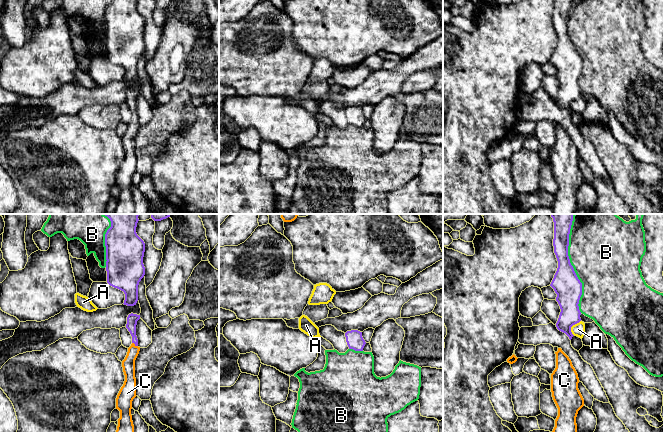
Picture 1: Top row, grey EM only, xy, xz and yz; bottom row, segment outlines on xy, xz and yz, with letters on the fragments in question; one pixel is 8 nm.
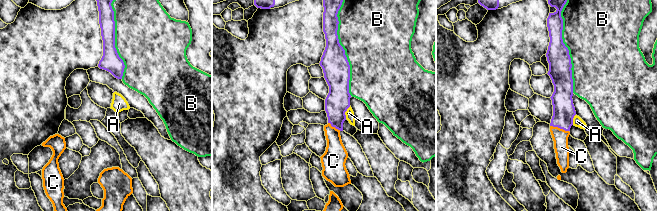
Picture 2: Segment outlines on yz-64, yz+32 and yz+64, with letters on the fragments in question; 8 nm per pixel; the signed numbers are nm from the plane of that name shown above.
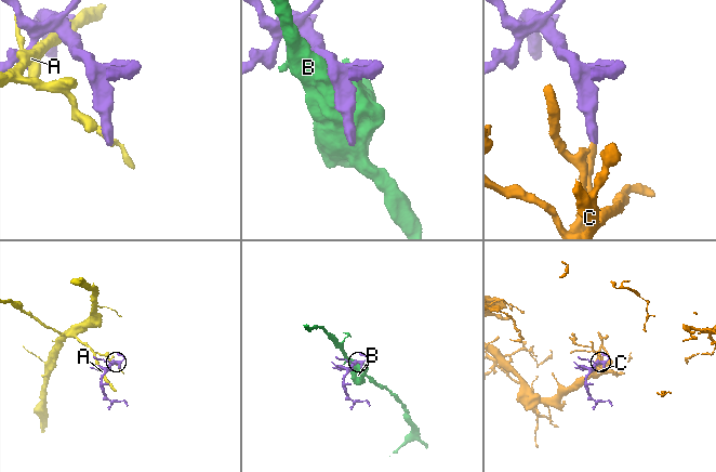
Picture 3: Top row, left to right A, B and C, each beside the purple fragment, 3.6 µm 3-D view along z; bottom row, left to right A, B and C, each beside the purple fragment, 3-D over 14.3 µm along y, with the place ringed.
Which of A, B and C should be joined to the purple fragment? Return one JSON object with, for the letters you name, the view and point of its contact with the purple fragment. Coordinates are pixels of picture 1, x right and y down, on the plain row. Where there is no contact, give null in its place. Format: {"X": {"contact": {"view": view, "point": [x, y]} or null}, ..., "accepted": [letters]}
{"C": {"contact": {"view": "xy", "point": [135, 120]}}, "accepted": ["C"]}

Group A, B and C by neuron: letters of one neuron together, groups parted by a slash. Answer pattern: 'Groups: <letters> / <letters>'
Groups: A / B / C

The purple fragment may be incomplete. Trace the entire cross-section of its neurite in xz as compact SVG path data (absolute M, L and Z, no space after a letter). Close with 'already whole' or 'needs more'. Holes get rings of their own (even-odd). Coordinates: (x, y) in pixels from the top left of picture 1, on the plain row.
M358 106L347 107L345 109L345 113L349 125L363 127L366 118L362 113L362 108Z | already whole

